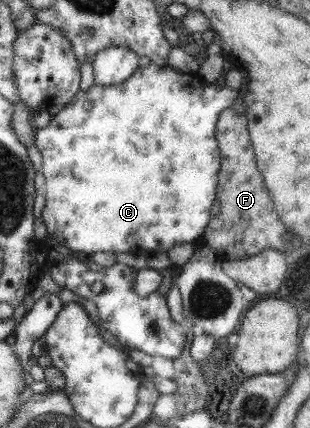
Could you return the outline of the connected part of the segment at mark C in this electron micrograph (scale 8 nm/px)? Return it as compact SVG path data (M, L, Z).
M150 62L146 66L139 66L135 73L118 86L97 86L92 84L86 92L76 95L73 103L66 104L63 109L50 118L43 128L35 129L34 146L41 154L39 170L45 177L44 193L45 204L41 218L46 226L47 233L55 239L61 247L71 251L80 251L92 255L102 253L127 253L136 258L147 256L148 252L164 252L174 245L193 242L200 237L210 221L210 208L216 193L216 171L222 157L218 157L217 141L214 141L214 123L219 119L218 113L238 99L238 91L232 90L221 83L210 84L204 81L196 72L182 73L168 65L159 66Z

